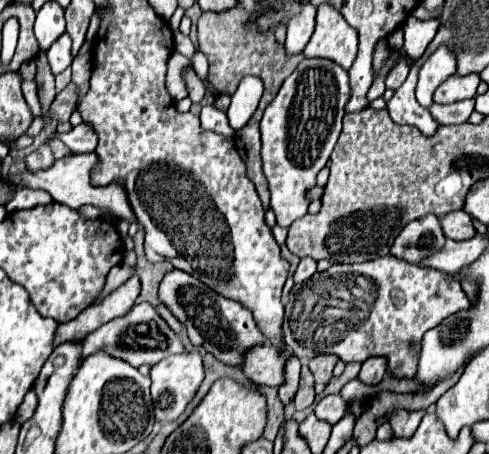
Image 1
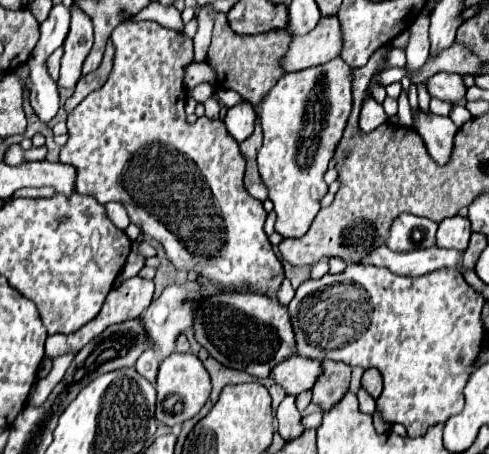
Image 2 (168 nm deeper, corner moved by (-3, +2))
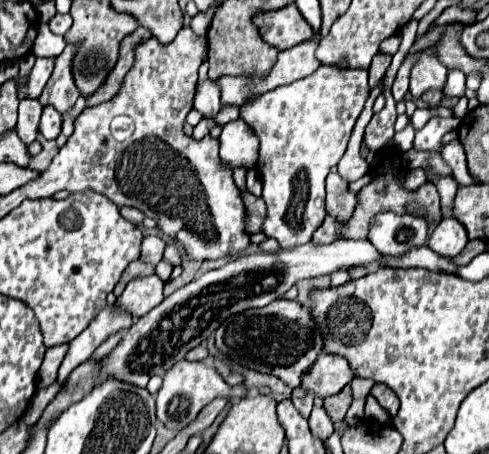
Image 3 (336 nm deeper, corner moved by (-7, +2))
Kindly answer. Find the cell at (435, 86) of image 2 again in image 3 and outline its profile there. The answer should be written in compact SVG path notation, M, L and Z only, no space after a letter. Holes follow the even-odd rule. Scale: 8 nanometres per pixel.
M423 52L419 62L411 70L409 90L415 98L419 98L427 90L443 90L447 82L447 72L441 62L437 62L429 52Z

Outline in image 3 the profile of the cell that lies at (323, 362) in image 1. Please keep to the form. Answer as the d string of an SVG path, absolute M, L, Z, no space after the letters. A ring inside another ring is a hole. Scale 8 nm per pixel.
M347 384L347 388L343 388L343 392L337 392L337 394L325 398L325 412L327 412L327 416L331 416L333 422L339 422L345 418L351 402L353 402L351 386Z

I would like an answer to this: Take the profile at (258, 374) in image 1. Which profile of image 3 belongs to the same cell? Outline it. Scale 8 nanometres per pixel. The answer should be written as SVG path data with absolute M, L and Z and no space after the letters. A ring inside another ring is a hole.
M319 354L319 360L303 374L301 388L313 392L319 398L327 398L339 392L345 384L353 380L353 370L347 360L333 354Z

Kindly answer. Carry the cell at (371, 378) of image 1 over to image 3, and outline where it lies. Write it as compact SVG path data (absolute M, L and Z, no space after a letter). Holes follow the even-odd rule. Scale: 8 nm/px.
M375 384L373 388L371 388L371 394L377 398L377 402L391 414L391 416L395 416L397 414L397 408L399 408L399 400L397 400L397 396L395 396L395 392L391 392L385 384Z

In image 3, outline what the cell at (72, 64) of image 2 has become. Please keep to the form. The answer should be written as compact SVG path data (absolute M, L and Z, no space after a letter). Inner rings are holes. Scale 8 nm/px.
M67 44L67 48L57 56L55 70L53 70L43 94L39 96L39 102L43 106L51 104L59 112L65 112L65 110L73 108L75 100L79 98L79 90L75 88L75 80L71 78L71 60L75 58L75 48L79 48L79 44Z

